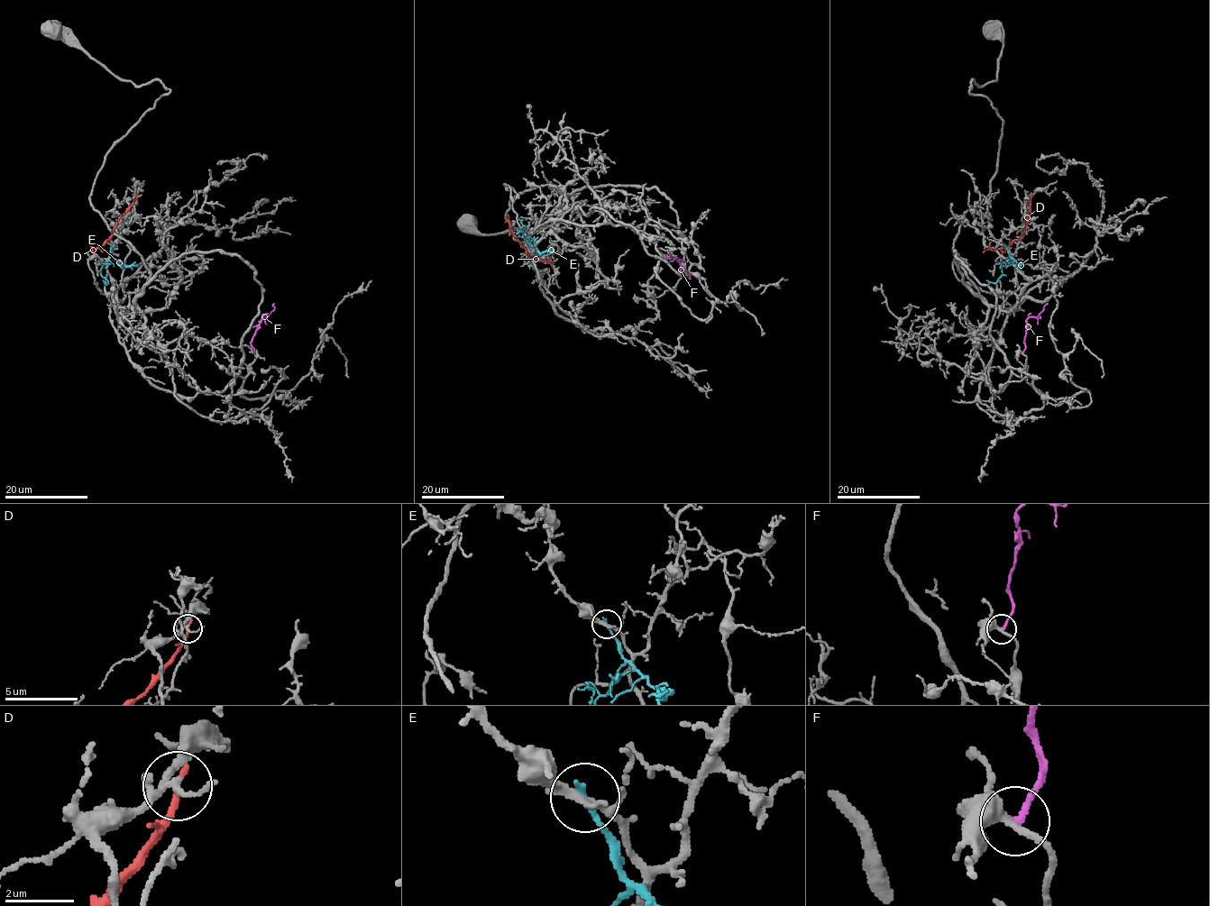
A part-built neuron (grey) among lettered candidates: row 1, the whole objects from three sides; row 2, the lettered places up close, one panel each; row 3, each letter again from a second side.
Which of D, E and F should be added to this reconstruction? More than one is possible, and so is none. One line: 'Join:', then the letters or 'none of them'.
Join: none of them

